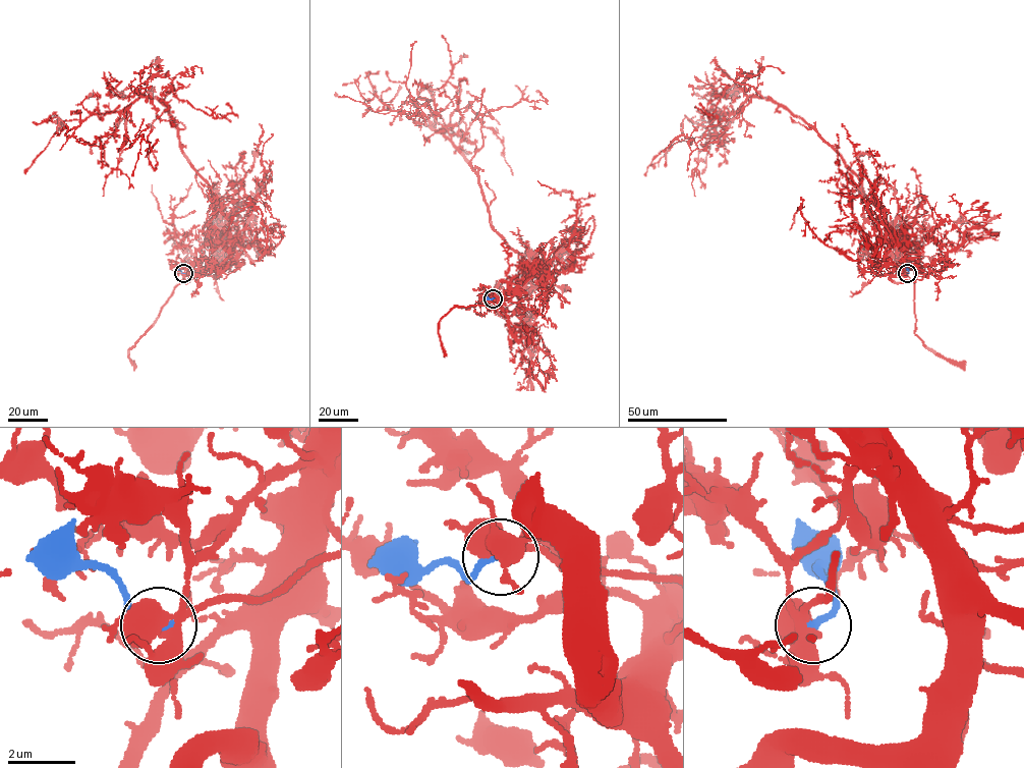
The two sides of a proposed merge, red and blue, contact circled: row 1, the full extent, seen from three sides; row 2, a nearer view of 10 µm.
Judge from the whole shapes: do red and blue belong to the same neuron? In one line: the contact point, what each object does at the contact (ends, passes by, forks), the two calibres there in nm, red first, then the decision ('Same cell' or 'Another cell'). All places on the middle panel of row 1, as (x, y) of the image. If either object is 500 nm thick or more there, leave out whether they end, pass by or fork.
Place: (493, 298). Thickness 500 nm (red) against 240 nm. Same cell

